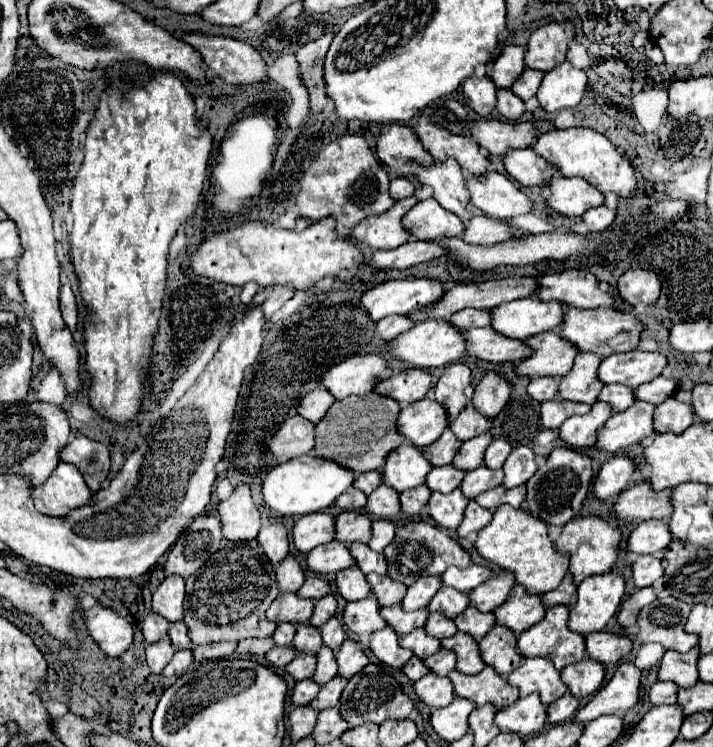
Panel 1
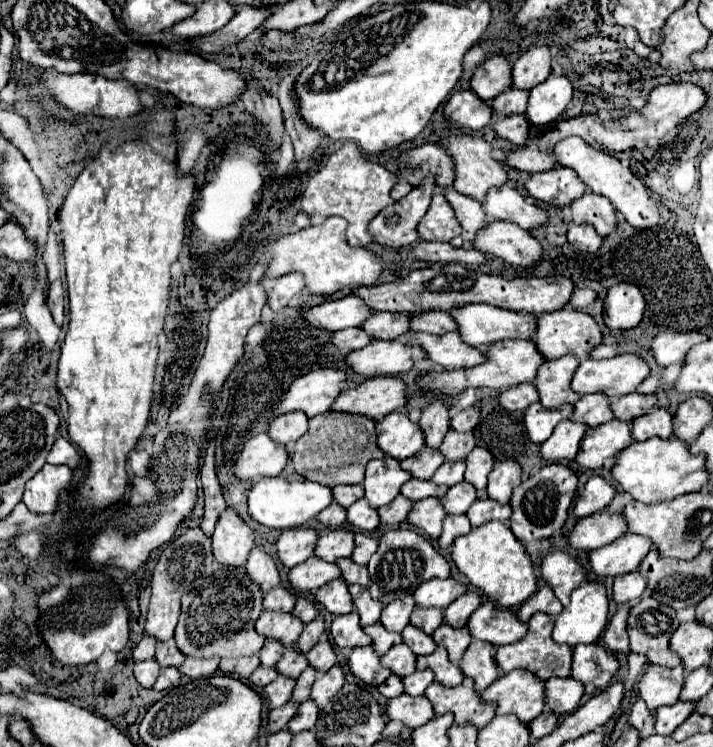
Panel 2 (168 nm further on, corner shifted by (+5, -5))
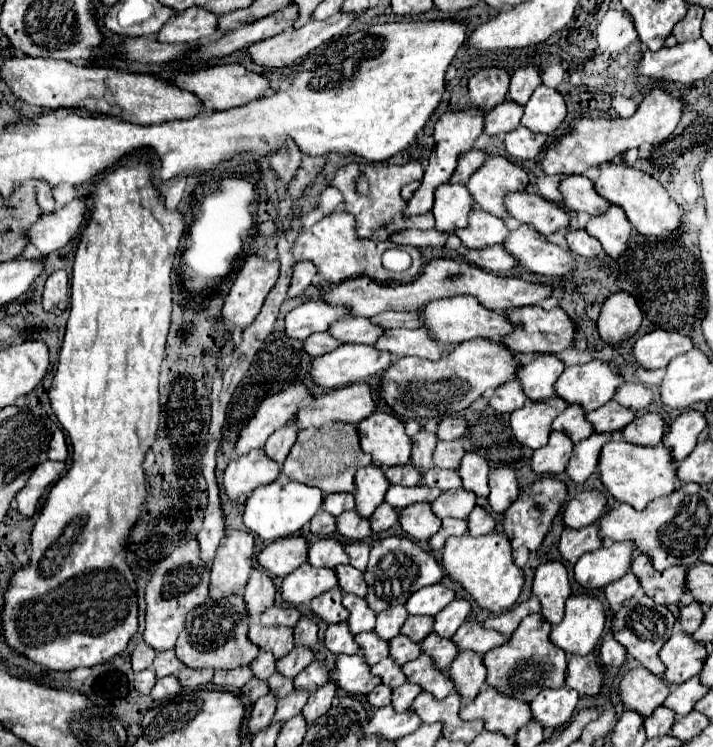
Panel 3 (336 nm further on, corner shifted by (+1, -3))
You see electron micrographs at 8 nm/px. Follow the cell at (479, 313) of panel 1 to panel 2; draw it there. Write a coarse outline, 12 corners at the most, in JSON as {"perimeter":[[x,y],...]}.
{"perimeter":[[416,312],[414,332],[444,334],[454,328],[448,312]]}

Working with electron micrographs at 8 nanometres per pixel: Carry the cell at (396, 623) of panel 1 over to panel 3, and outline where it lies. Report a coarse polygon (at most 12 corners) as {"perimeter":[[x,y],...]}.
{"perimeter":[[362,632],[356,642],[370,666],[390,656],[390,644],[378,634]]}

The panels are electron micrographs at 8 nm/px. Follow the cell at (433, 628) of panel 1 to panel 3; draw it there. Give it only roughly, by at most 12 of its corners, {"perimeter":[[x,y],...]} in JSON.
{"perimeter":[[404,634],[390,640],[390,656],[398,664],[418,658],[420,644]]}

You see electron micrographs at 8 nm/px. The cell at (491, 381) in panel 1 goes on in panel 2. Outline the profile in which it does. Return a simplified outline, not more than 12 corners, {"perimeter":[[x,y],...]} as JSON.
{"perimeter":[[466,408],[450,418],[450,430],[470,432],[480,410]]}

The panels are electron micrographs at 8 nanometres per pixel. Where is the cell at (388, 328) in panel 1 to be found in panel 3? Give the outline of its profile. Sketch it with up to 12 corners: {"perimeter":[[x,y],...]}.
{"perimeter":[[314,334],[304,340],[310,356],[322,356],[344,342],[330,334]]}

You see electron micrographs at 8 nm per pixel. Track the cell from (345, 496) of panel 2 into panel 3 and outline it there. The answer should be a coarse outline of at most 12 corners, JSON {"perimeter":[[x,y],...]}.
{"perimeter":[[334,492],[322,508],[334,516],[356,506],[354,494]]}

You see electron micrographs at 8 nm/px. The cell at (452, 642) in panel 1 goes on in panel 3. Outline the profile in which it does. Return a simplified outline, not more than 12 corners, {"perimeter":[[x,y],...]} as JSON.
{"perimeter":[[428,654],[406,662],[408,682],[438,700],[454,690]]}

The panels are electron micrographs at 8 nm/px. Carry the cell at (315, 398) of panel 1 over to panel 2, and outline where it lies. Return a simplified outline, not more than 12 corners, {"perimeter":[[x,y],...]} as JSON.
{"perimeter":[[304,412],[270,422],[268,436],[290,446],[306,430]]}

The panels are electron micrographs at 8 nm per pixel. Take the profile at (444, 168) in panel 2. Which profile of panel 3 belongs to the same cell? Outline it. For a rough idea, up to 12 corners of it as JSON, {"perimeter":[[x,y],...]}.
{"perimeter":[[486,152],[460,154],[450,182],[466,184],[470,174],[484,162]]}

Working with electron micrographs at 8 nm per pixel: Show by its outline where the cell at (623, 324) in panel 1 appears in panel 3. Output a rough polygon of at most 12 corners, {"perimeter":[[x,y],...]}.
{"perimeter":[[562,308],[508,310],[512,352],[560,354],[576,340]]}

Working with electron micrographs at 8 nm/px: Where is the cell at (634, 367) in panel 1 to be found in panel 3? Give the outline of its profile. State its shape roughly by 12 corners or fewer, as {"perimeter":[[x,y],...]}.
{"perimeter":[[612,362],[568,366],[556,392],[586,412],[604,406],[624,382]]}

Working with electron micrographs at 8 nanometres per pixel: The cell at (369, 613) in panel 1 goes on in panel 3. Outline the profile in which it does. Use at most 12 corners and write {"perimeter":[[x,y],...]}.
{"perimeter":[[346,622],[330,624],[326,648],[332,654],[358,654]]}

